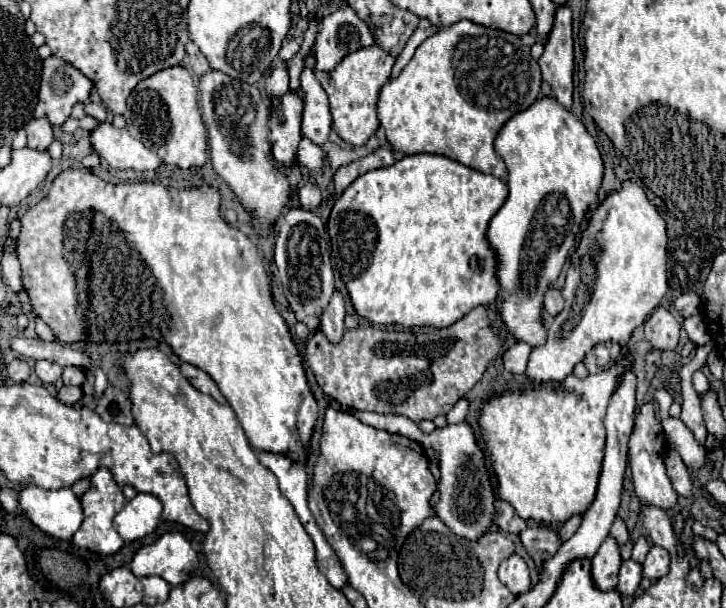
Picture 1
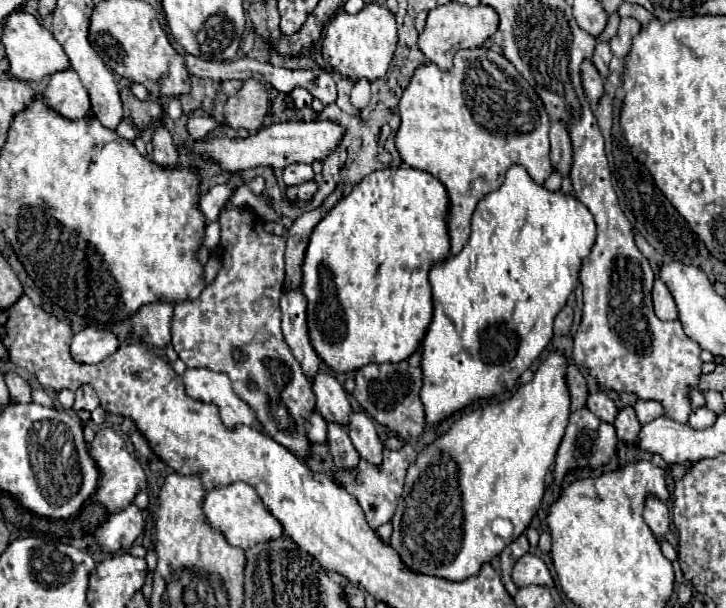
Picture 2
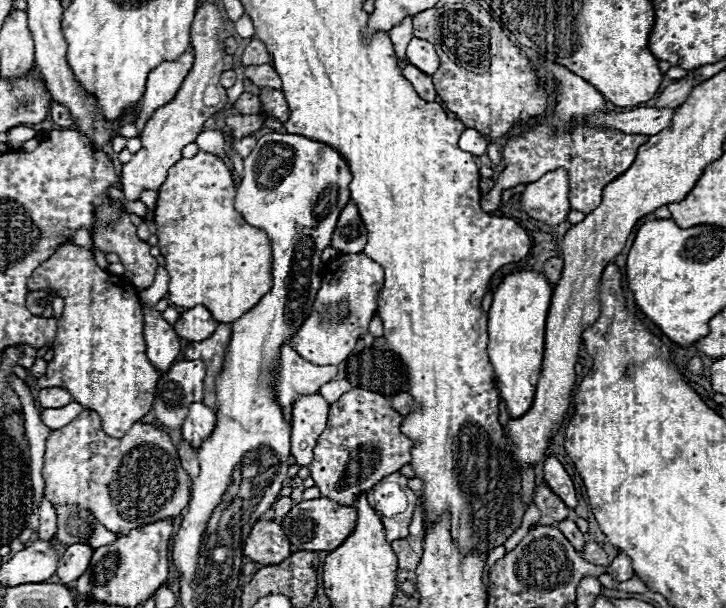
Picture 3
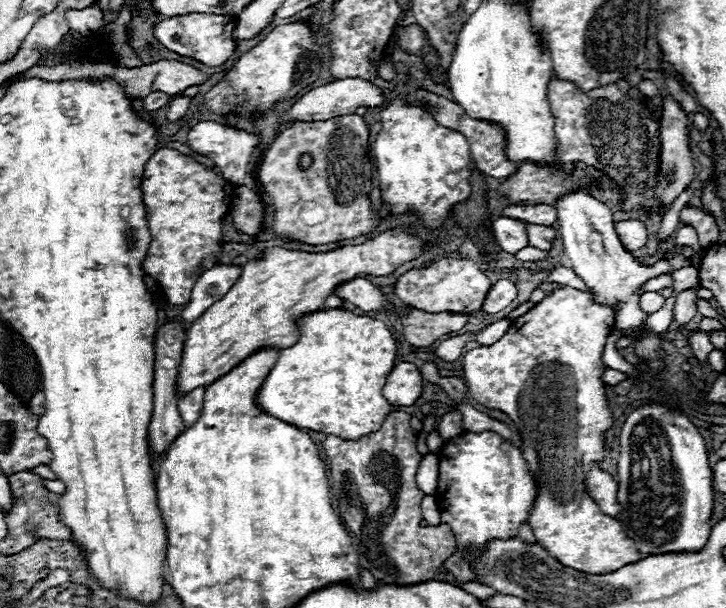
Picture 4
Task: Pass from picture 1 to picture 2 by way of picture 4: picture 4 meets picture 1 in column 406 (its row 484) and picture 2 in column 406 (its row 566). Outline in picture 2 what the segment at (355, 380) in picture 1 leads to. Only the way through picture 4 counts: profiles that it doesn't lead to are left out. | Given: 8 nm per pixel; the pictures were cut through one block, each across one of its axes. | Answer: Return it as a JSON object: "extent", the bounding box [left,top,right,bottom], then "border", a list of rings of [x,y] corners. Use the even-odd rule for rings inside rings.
{"extent":[356,362,426,440],"border":[[[406,362],[398,364],[368,364],[356,372],[356,404],[370,414],[372,420],[386,426],[390,432],[398,434],[404,440],[416,440],[426,430],[424,422],[424,406],[420,402],[420,386],[422,386],[422,370],[412,368]]]}

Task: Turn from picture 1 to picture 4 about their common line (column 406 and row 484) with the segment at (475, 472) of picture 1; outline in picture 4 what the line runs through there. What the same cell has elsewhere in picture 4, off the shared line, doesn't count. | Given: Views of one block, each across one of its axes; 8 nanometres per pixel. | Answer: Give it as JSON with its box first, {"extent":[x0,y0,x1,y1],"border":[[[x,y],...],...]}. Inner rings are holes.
{"extent":[416,454,440,496],"border":[[[428,454],[420,462],[416,482],[418,482],[418,488],[424,490],[424,494],[434,496],[438,490],[438,462],[440,460],[436,454]]]}

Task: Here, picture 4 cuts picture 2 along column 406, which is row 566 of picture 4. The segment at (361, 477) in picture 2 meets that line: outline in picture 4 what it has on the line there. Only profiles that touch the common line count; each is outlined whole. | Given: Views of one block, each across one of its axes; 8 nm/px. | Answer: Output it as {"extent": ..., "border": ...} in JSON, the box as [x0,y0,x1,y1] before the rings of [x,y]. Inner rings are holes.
{"extent":[436,432,536,582],"border":[[[462,432],[456,438],[452,438],[450,442],[446,442],[440,448],[440,474],[438,474],[438,490],[436,490],[436,500],[440,504],[440,520],[450,524],[454,536],[456,536],[456,544],[458,544],[458,552],[452,554],[446,562],[444,568],[458,580],[458,582],[474,582],[476,576],[472,572],[472,568],[462,560],[462,548],[468,544],[476,544],[476,546],[484,546],[488,540],[492,538],[510,538],[518,534],[518,526],[520,522],[526,522],[528,512],[534,504],[536,498],[536,482],[530,478],[528,468],[526,468],[526,460],[522,458],[522,452],[512,446],[510,442],[506,442],[500,434],[496,432]]]}

